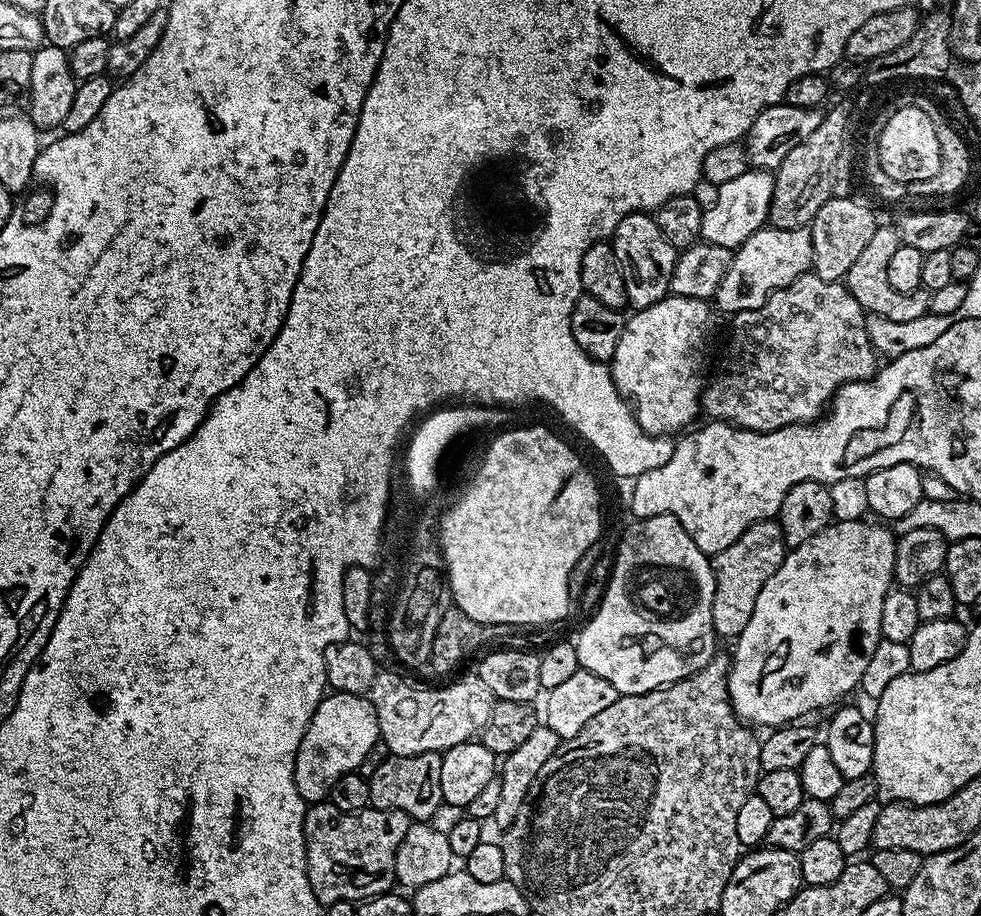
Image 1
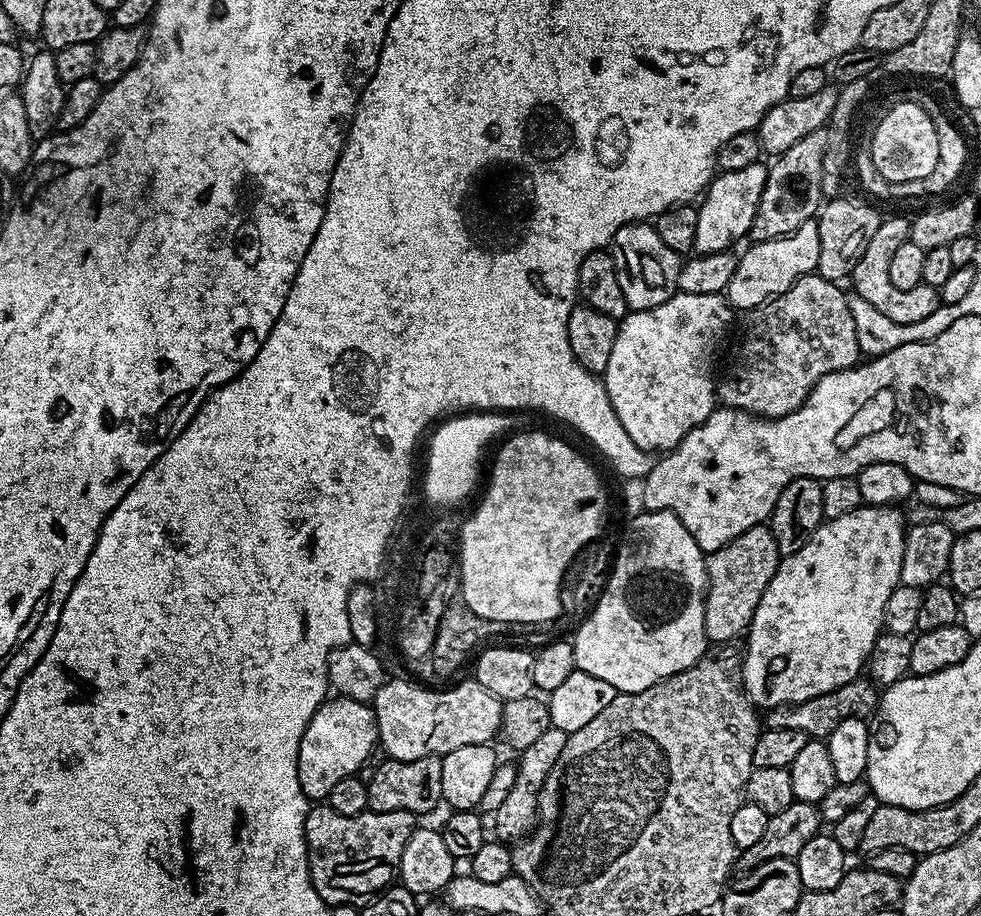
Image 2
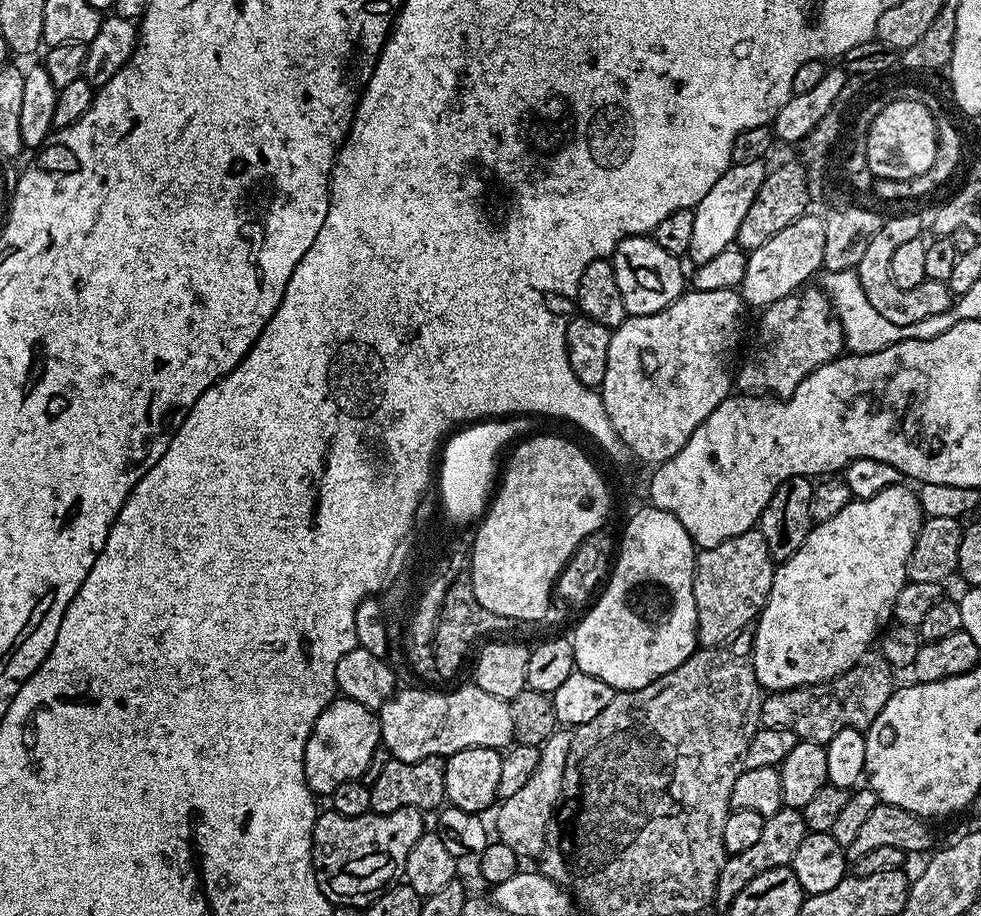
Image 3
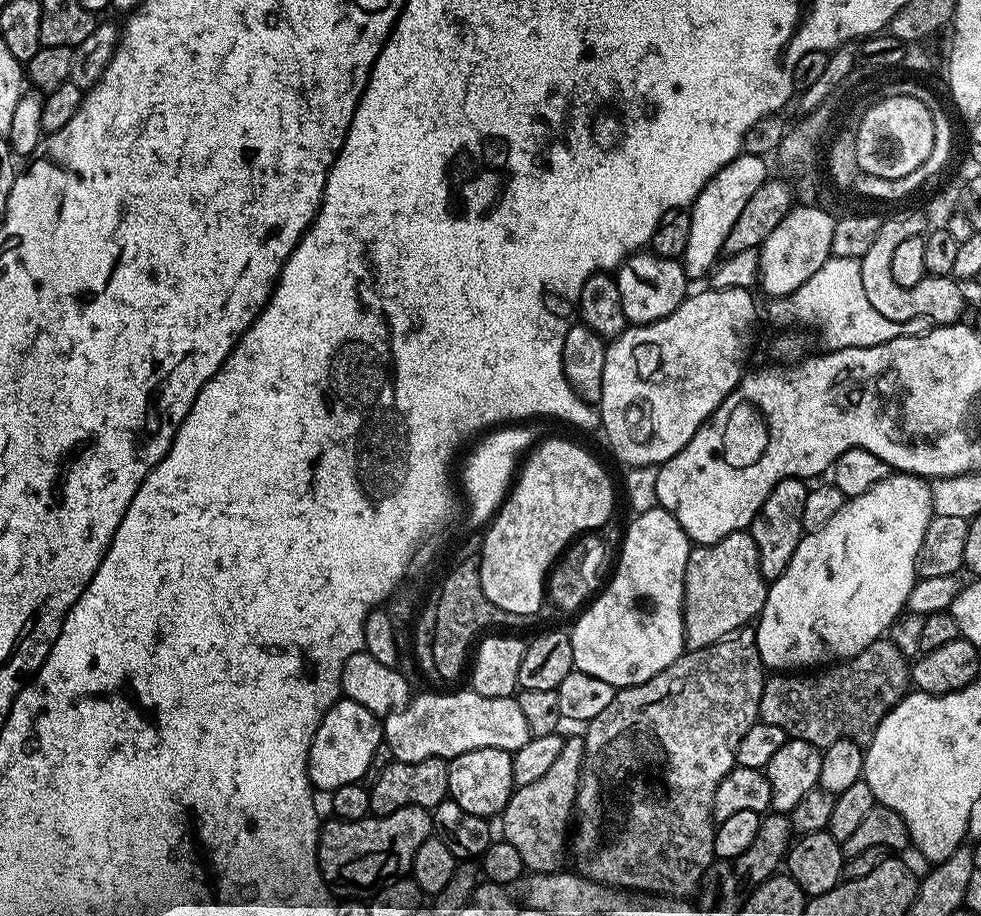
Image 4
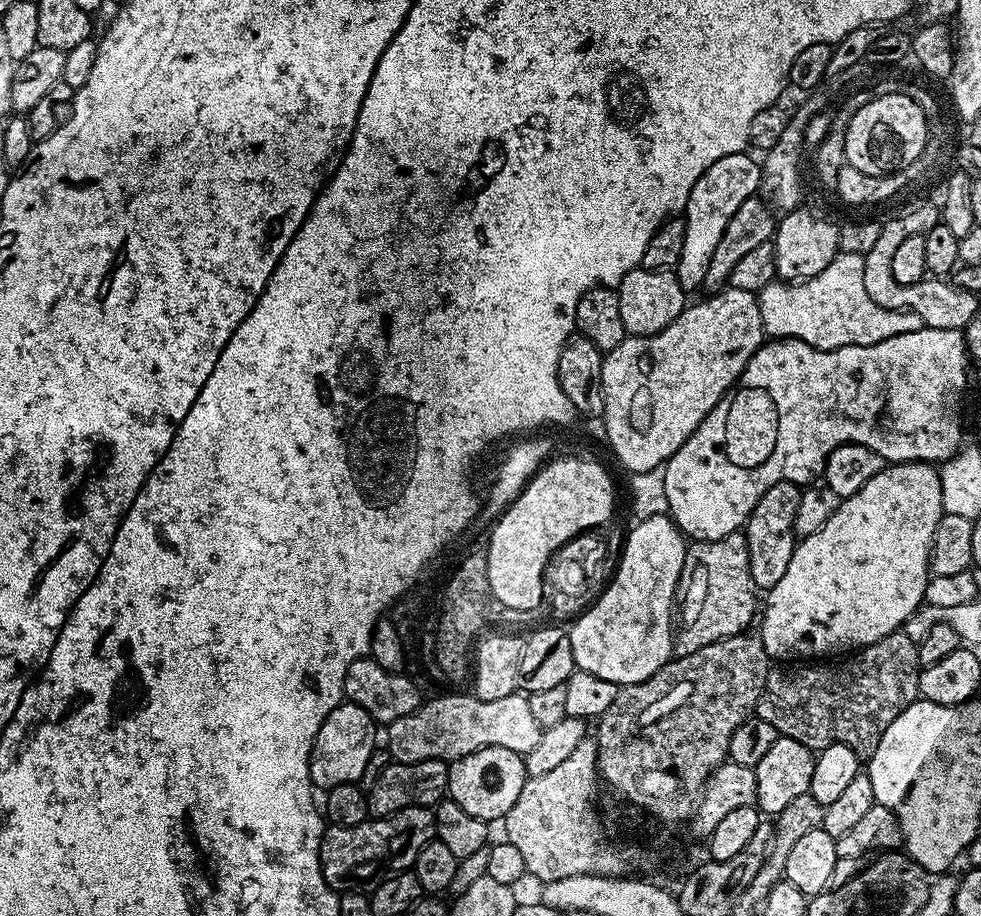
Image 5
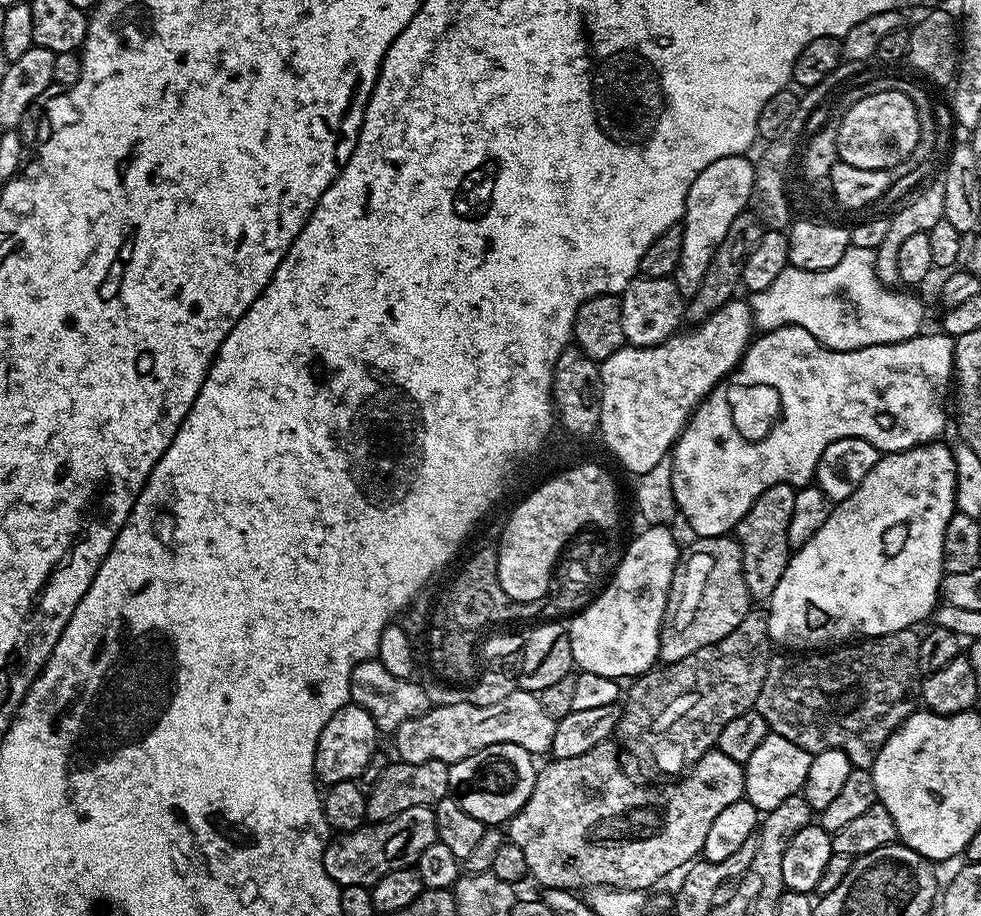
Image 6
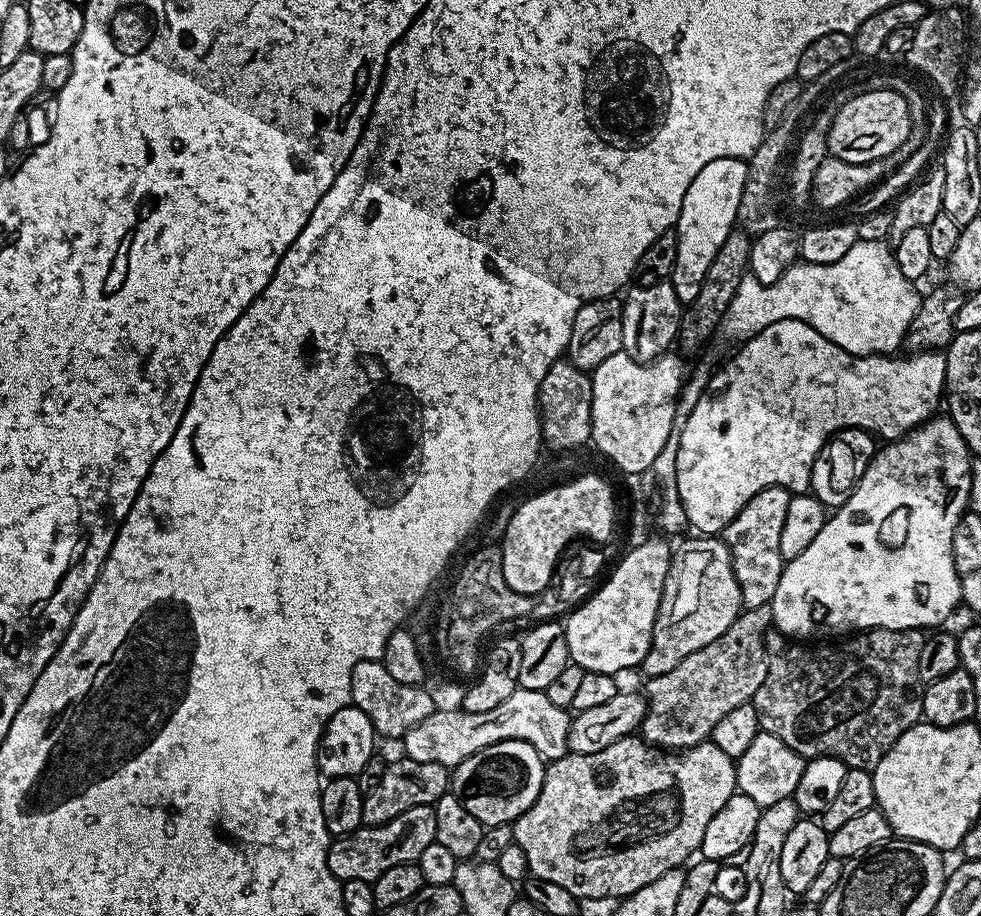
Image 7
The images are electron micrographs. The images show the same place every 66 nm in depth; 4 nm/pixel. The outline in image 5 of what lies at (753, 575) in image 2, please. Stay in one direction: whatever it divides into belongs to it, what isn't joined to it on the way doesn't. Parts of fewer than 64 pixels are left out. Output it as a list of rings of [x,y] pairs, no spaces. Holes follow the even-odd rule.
[[[743,531],[721,540],[697,540],[687,545],[678,597],[678,627],[674,632],[676,656],[689,656],[702,646],[738,636],[758,616],[758,589],[750,574],[750,550]],[[756,616],[756,617],[755,617]]]

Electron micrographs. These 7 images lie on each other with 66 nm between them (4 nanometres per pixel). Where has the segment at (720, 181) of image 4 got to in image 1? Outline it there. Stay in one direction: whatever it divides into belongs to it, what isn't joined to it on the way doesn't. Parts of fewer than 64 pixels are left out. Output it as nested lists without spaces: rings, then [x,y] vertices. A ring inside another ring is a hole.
[[[747,170],[738,178],[715,189],[716,201],[704,209],[702,240],[705,244],[737,249],[759,228],[768,224],[770,198],[774,194],[774,175],[768,170]]]

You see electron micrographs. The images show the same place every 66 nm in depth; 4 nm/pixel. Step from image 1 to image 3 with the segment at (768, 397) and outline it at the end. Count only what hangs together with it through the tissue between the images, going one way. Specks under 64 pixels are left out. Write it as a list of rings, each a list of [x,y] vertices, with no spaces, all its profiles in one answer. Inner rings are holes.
[[[805,287],[793,295],[769,304],[759,313],[760,325],[756,328],[756,345],[753,346],[752,353],[745,358],[740,372],[738,368],[734,376],[734,388],[737,393],[750,396],[771,394],[776,398],[786,398],[794,394],[794,390],[798,390],[802,381],[814,370],[818,370],[818,366],[829,364],[845,351],[844,331],[836,311],[832,309],[832,304],[823,291],[819,287],[812,287]]]

